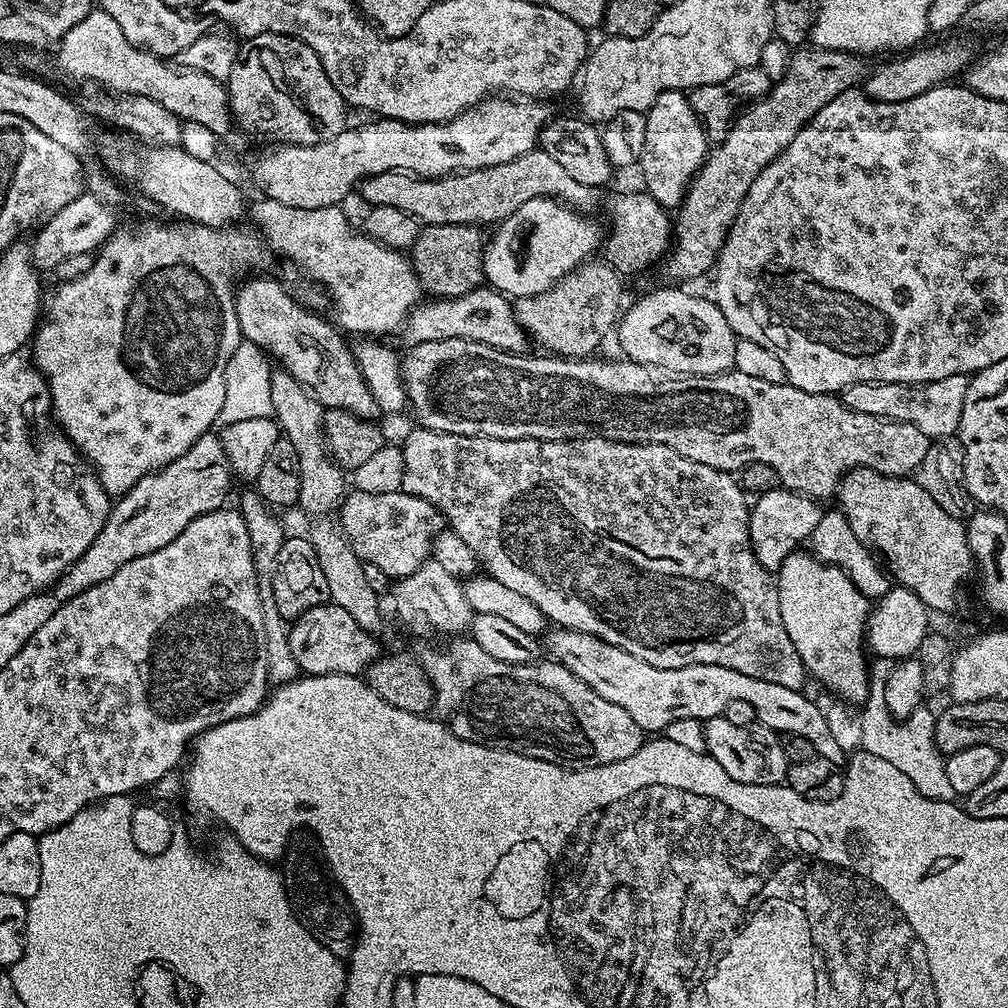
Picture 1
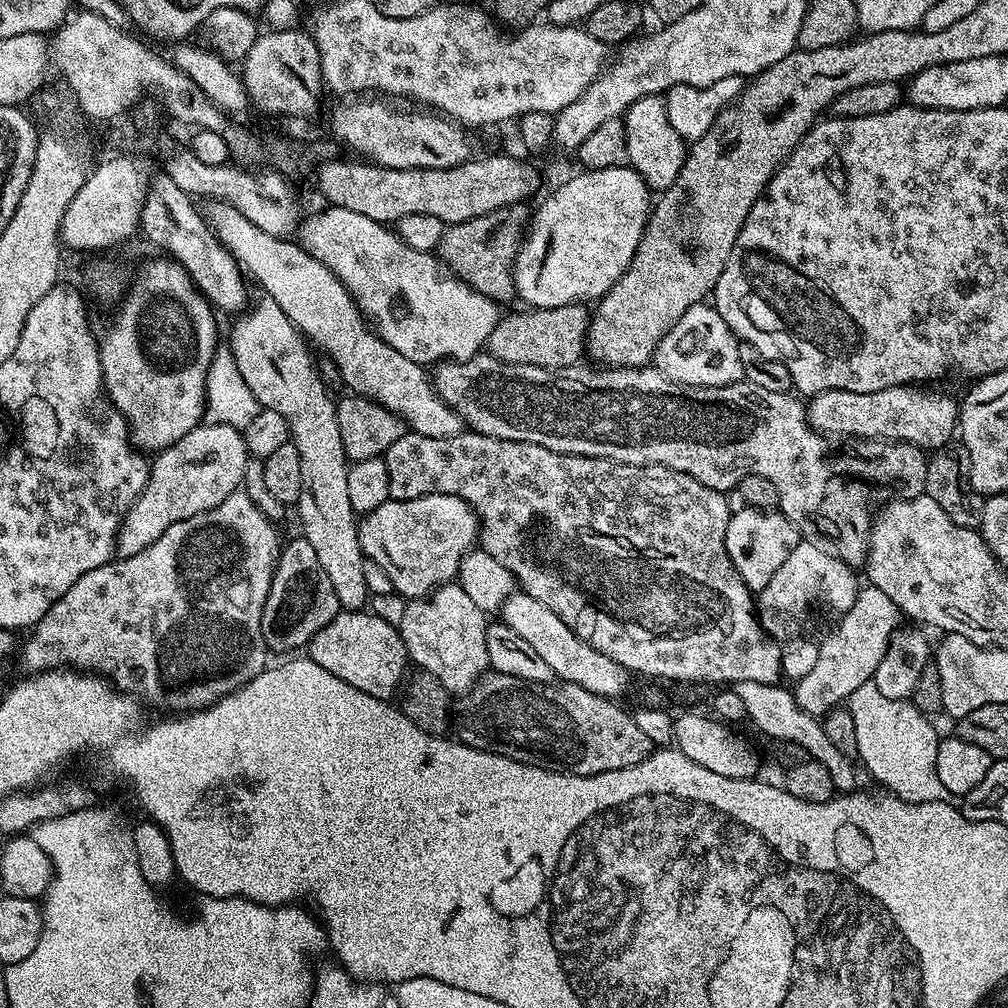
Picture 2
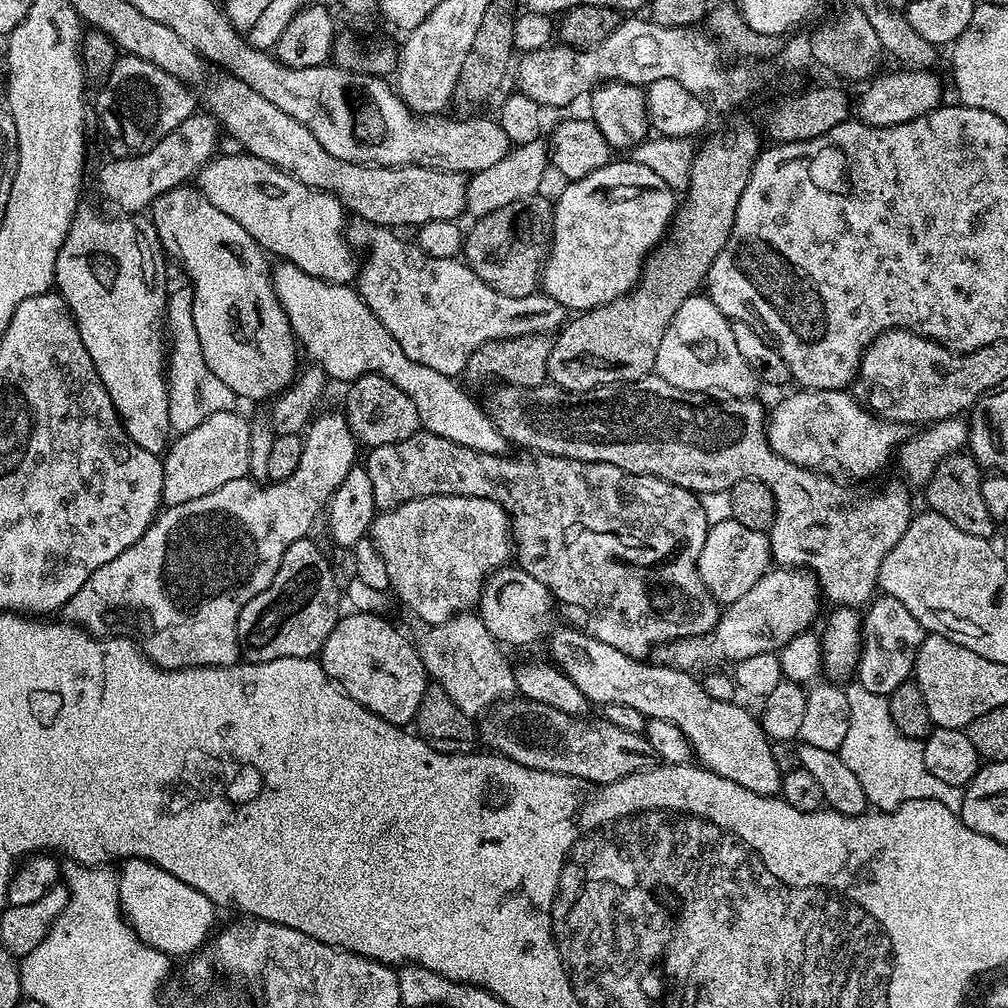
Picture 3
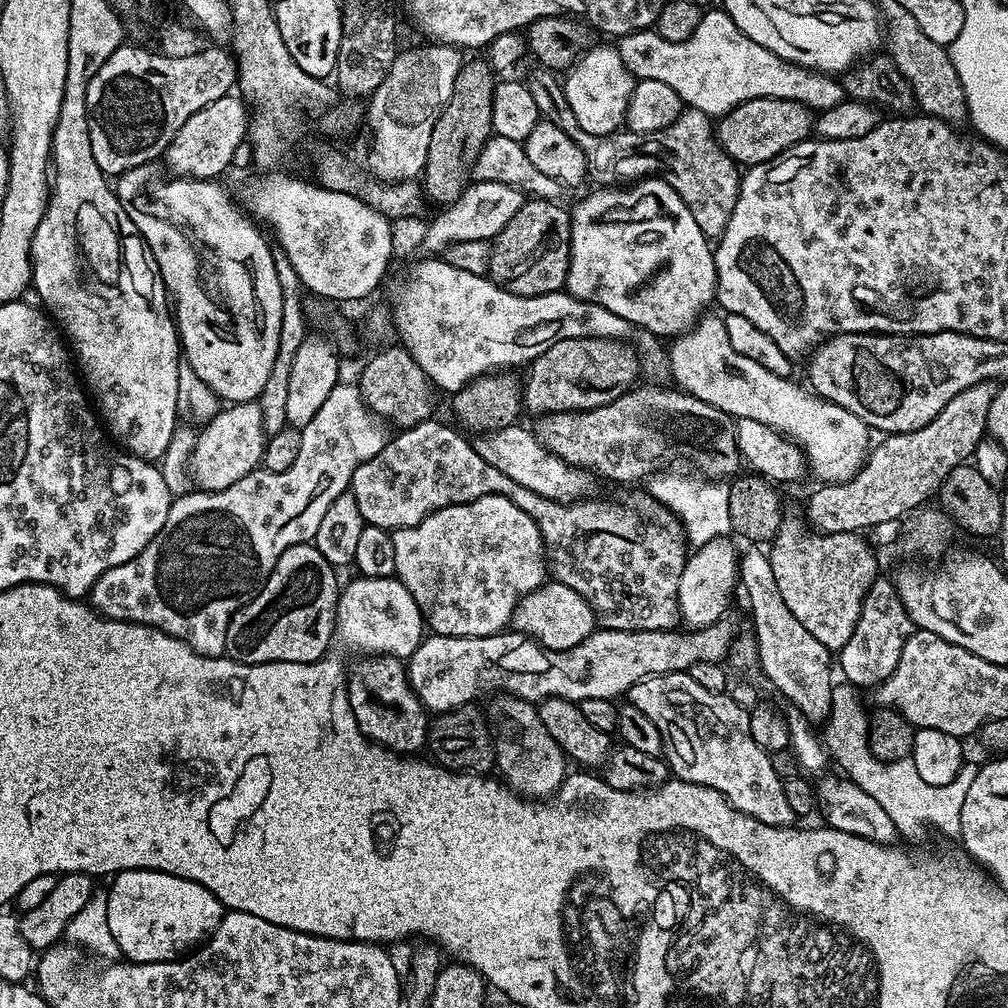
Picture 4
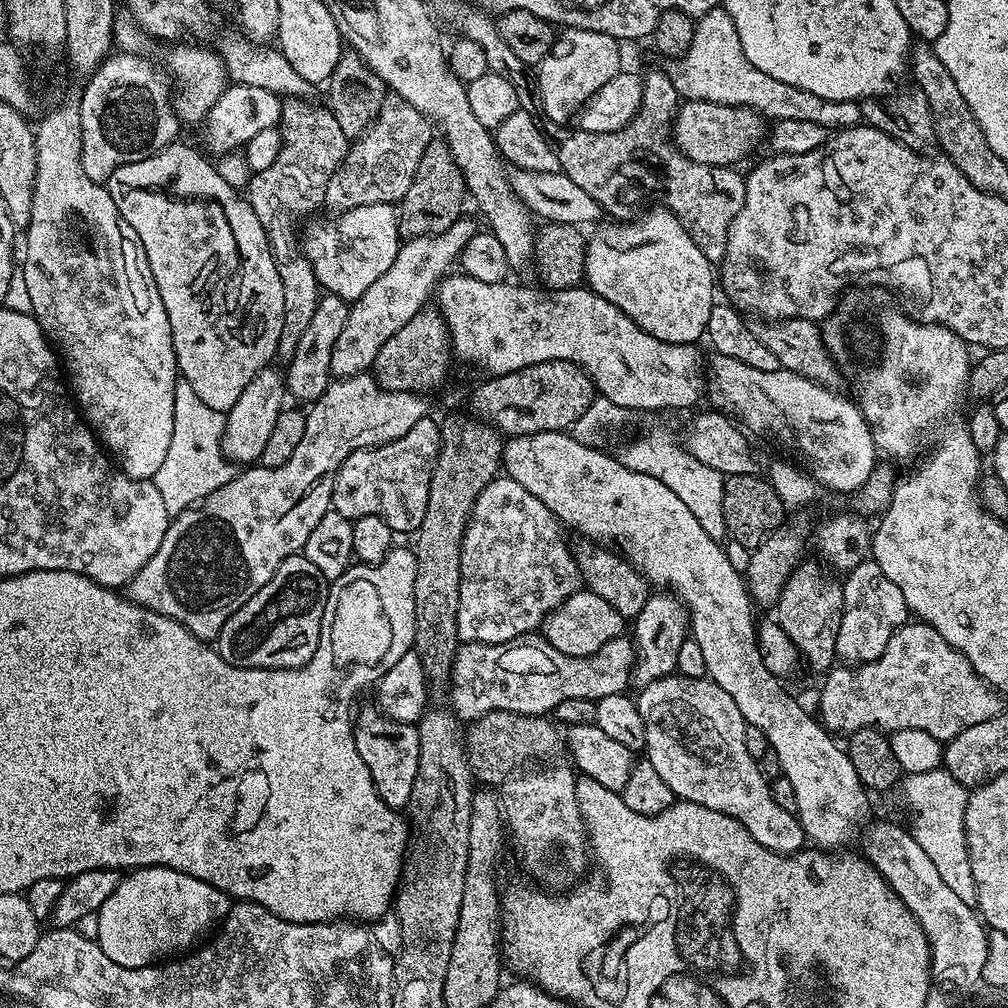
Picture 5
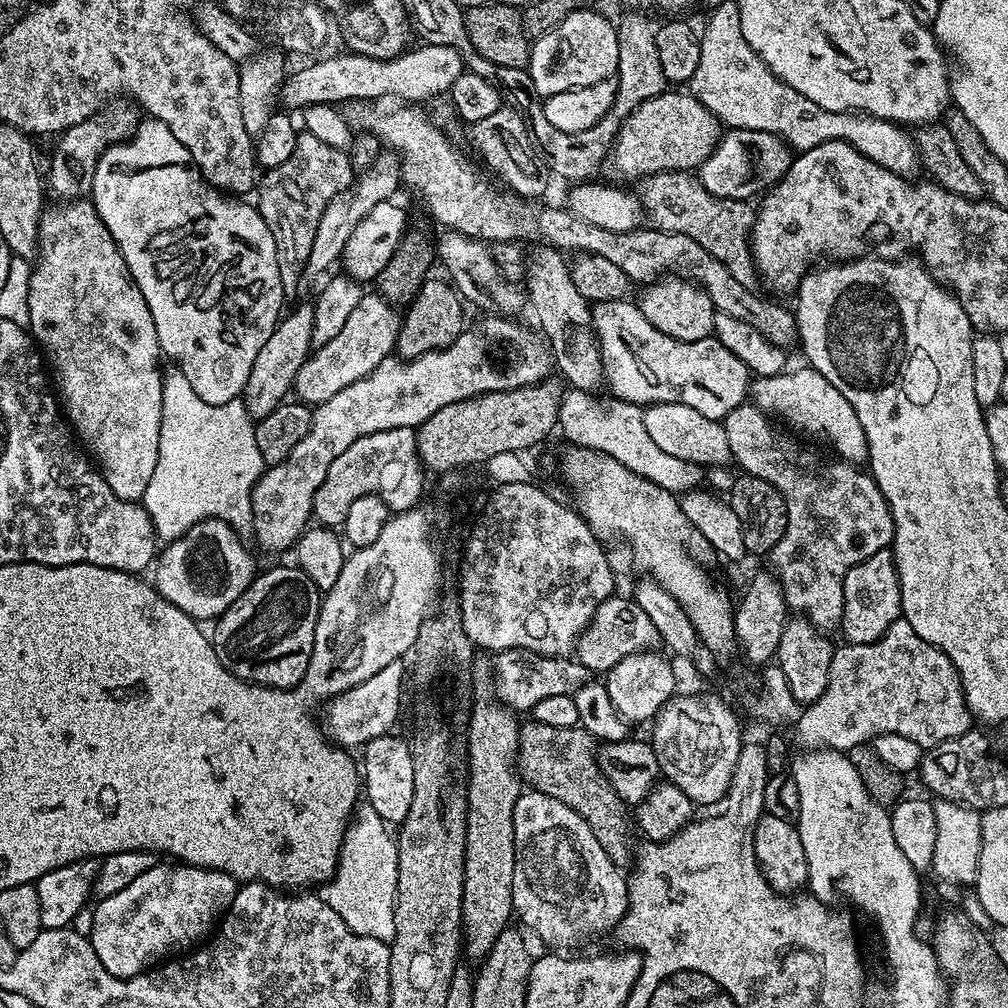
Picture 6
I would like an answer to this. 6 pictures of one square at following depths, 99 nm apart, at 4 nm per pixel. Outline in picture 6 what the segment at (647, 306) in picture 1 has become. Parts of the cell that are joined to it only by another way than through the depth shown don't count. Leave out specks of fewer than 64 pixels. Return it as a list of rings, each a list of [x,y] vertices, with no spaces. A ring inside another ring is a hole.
[[[801,366],[797,372],[785,370],[777,376],[755,377],[750,384],[750,400],[773,421],[789,424],[793,433],[809,436],[804,437],[809,441],[821,440],[829,444],[839,459],[857,466],[867,461],[868,446],[864,442],[861,423],[854,414],[854,406],[850,406],[850,402],[846,402],[846,398],[842,398],[842,394],[838,394],[838,390],[834,390],[834,386],[830,386],[830,382],[814,369]]]

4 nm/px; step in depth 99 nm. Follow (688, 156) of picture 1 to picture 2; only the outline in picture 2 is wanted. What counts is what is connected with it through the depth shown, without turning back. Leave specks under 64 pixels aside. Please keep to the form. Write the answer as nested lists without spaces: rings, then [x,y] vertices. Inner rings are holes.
[[[664,96],[638,98],[638,102],[629,106],[622,119],[626,130],[628,164],[647,182],[649,189],[669,188],[678,178],[684,165],[686,141],[680,136],[678,130],[674,130],[674,126],[670,126]]]

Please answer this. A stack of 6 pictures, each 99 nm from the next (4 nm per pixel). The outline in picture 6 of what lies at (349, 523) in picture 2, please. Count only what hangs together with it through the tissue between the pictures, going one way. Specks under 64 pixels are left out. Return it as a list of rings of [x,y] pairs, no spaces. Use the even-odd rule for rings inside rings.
[[[120,143],[110,144],[101,154],[96,167],[92,169],[92,183],[90,189],[90,203],[96,207],[96,213],[102,218],[106,230],[116,243],[116,249],[120,252],[124,265],[128,267],[128,274],[136,284],[150,310],[150,318],[154,318],[154,330],[158,330],[158,346],[165,357],[168,356],[175,367],[186,374],[190,381],[190,386],[198,393],[198,398],[202,402],[211,404],[225,404],[231,400],[237,399],[243,393],[246,382],[250,378],[250,370],[254,366],[254,358],[266,346],[266,338],[274,334],[276,325],[282,319],[282,313],[285,311],[284,299],[286,293],[282,286],[282,278],[278,274],[278,254],[274,246],[274,234],[270,234],[270,226],[262,218],[259,207],[247,204],[247,199],[237,198],[232,194],[225,194],[221,189],[212,187],[205,182],[204,177],[195,166],[183,164],[182,166],[150,166],[148,169],[131,170],[129,166],[124,166]]]

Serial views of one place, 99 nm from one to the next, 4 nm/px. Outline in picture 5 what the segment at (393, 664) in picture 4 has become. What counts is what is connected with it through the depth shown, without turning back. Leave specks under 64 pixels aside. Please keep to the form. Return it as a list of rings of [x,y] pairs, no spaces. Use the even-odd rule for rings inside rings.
[[[379,707],[359,709],[354,720],[356,749],[362,754],[362,762],[374,778],[374,786],[386,802],[386,806],[397,810],[407,809],[410,790],[414,790],[414,778],[418,778],[418,727],[401,720],[392,720]]]

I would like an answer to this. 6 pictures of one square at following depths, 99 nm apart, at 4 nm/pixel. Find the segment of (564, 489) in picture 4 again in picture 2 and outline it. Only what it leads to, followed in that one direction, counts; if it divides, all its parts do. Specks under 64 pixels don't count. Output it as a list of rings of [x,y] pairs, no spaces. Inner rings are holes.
[[[219,202],[207,206],[206,219],[226,251],[251,279],[253,276],[260,283],[259,291],[263,295],[278,302],[282,314],[290,318],[305,341],[312,346],[317,344],[332,359],[349,393],[365,396],[375,404],[382,405],[403,420],[411,431],[426,438],[460,435],[462,425],[458,414],[454,414],[454,410],[442,402],[425,365],[410,362],[410,358],[398,354],[394,346],[376,335],[355,298],[330,269],[309,255],[295,239],[258,230],[258,226],[238,214],[234,206]]]

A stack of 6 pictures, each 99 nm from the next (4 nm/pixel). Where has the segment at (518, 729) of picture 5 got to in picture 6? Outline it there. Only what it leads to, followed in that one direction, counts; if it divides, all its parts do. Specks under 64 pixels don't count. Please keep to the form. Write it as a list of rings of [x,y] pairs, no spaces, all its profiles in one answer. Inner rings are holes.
[[[524,722],[520,726],[520,751],[518,753],[518,775],[529,789],[544,792],[547,796],[566,802],[594,830],[594,838],[606,850],[606,854],[618,866],[631,861],[633,849],[628,849],[628,835],[634,832],[634,820],[629,805],[614,794],[614,786],[606,782],[606,774],[596,761],[597,743],[581,726],[562,729],[535,722]]]

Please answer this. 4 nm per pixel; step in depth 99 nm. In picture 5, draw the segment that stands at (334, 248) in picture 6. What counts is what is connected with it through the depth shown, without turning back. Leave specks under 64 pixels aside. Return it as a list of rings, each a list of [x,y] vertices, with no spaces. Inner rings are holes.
[[[398,94],[389,95],[364,135],[349,143],[341,168],[330,174],[323,207],[343,214],[367,204],[399,205],[406,190],[410,190],[410,182],[414,182],[414,170],[418,170],[418,162],[422,162],[422,154],[433,136],[434,128],[428,117]]]

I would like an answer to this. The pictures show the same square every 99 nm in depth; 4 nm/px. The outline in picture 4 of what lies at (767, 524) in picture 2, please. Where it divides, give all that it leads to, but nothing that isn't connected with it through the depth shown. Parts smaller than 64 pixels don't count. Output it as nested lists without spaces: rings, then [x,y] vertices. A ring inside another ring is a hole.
[[[723,536],[697,547],[685,559],[684,569],[678,578],[678,594],[676,606],[681,621],[685,620],[689,629],[705,628],[716,623],[725,615],[732,591],[738,588],[740,575],[740,558],[738,548],[731,544],[731,539]]]

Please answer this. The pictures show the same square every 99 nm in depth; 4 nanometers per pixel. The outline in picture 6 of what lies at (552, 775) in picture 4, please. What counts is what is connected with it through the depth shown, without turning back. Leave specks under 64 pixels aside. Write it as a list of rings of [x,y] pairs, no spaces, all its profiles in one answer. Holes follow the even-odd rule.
[[[535,790],[521,791],[518,802],[514,806],[514,886],[512,887],[512,906],[515,915],[520,916],[520,920],[525,924],[525,929],[533,928],[536,936],[544,944],[549,944],[552,950],[568,950],[564,948],[576,948],[583,940],[588,940],[591,936],[600,936],[603,932],[611,933],[619,924],[620,919],[628,912],[628,882],[625,873],[612,861],[606,854],[606,850],[602,850],[602,846],[598,842],[598,838],[594,838],[594,830],[590,830],[590,826],[580,815],[577,814],[570,806],[566,806],[566,802],[558,802],[558,798],[547,796],[544,792]]]

